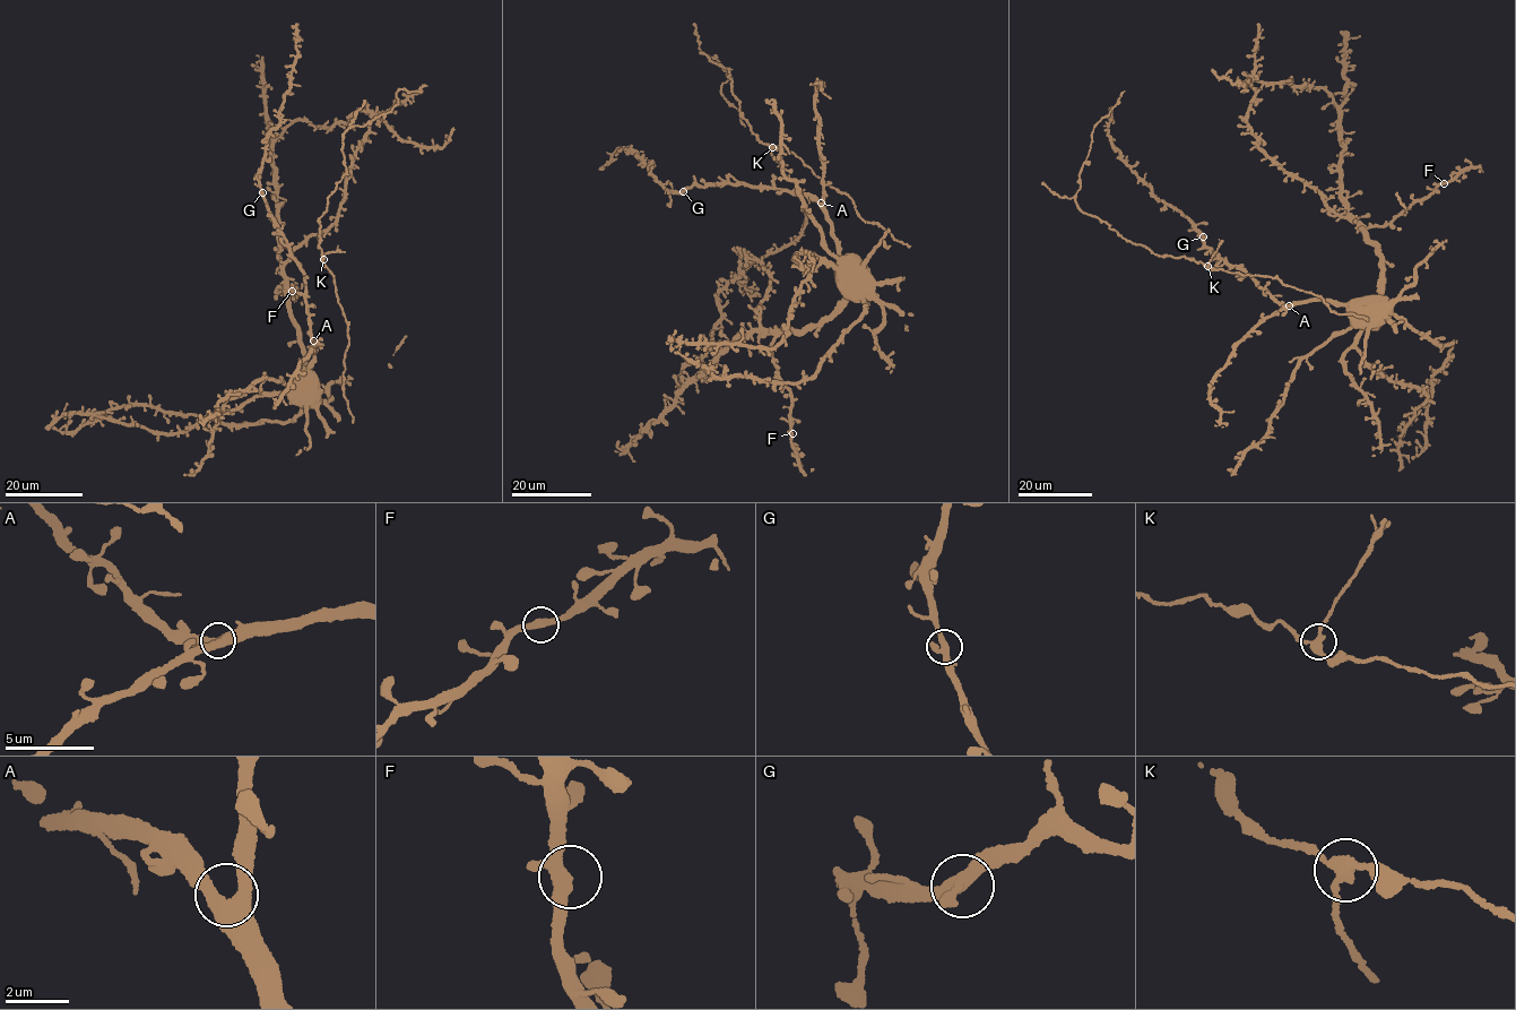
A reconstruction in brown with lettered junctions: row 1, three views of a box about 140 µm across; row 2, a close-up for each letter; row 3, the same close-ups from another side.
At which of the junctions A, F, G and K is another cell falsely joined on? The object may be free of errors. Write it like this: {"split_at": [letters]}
{"split_at": ["K"]}

